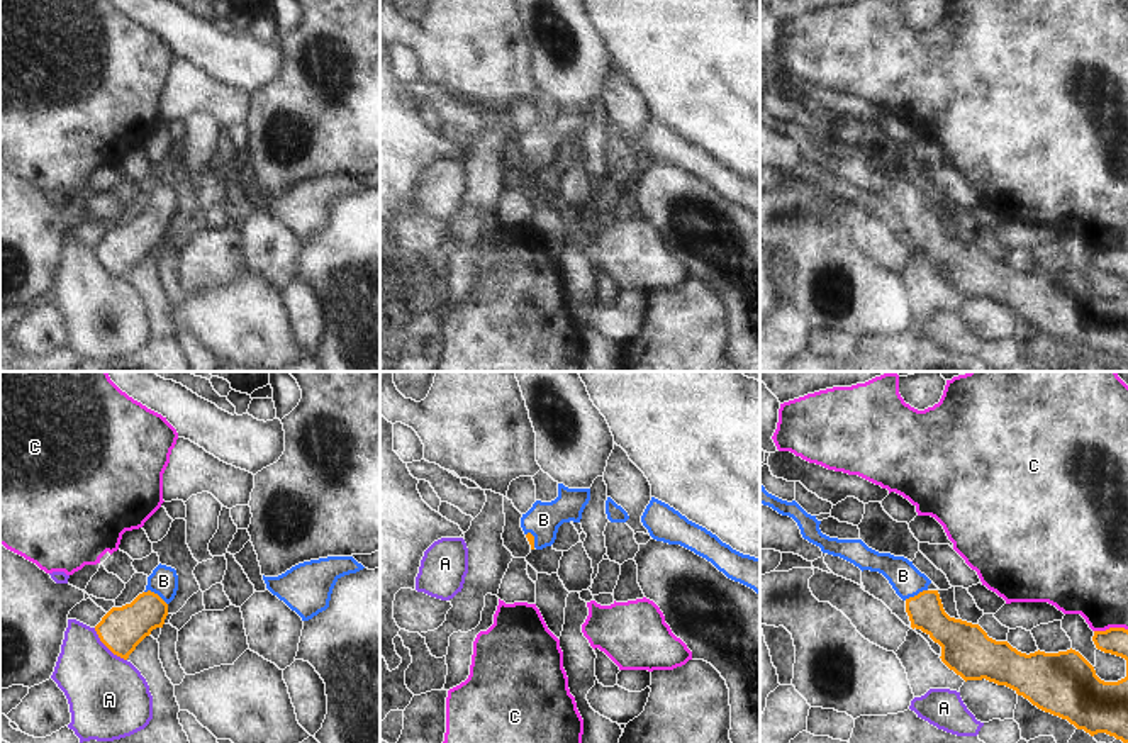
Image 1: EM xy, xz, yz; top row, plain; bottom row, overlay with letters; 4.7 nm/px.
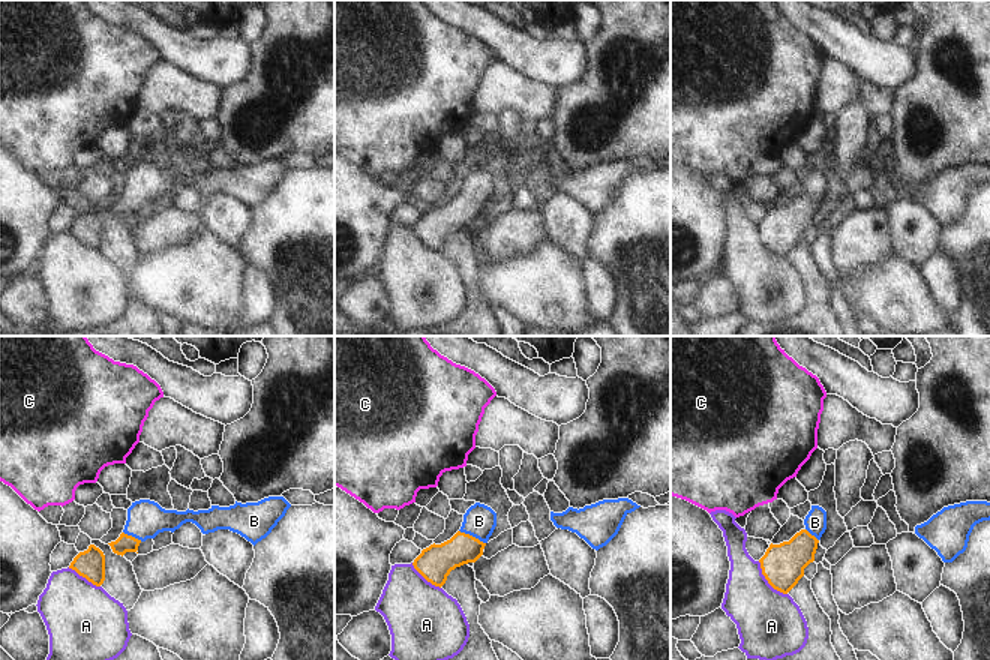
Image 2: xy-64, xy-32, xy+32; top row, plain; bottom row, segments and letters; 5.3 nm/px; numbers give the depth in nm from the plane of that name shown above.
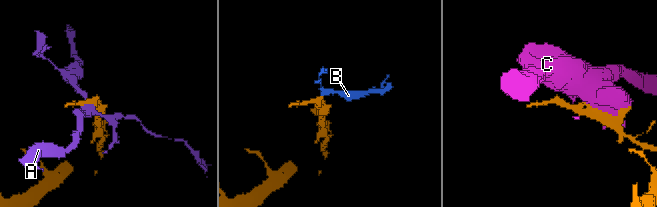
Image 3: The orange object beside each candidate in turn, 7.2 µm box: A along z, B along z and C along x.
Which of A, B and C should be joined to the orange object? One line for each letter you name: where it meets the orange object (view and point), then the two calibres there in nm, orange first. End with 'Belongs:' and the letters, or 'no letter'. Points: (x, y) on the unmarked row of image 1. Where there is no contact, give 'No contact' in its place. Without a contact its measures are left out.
B: Touches orange at xy (156, 214). Thickness 220 nm (orange) against 140 nm
Belongs: B.

